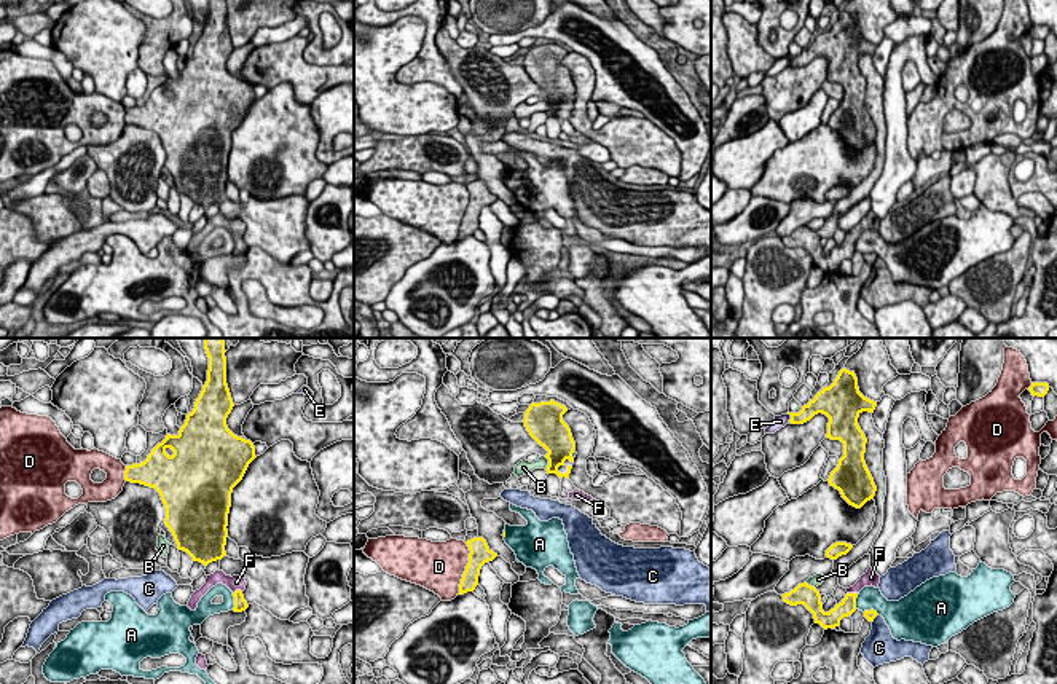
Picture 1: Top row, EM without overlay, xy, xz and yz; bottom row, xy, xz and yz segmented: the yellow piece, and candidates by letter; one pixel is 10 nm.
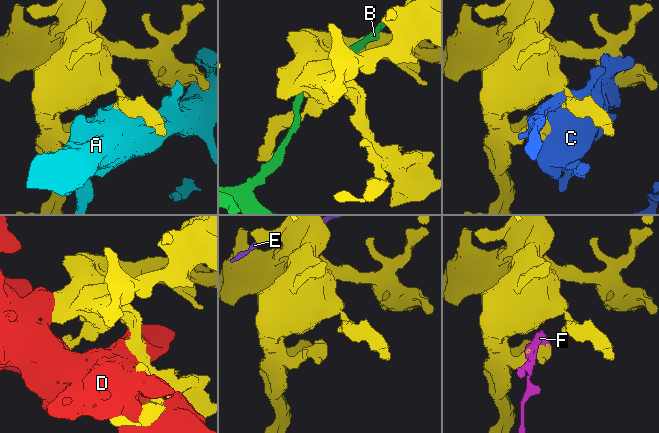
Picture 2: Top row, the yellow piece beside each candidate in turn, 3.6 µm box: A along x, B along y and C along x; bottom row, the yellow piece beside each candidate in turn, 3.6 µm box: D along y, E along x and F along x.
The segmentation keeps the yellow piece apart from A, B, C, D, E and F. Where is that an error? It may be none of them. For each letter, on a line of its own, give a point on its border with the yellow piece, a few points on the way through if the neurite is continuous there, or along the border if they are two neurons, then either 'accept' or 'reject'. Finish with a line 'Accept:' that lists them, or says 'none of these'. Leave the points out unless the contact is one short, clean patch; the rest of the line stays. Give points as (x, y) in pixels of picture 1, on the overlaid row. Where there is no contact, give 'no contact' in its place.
A: xy (235, 601) | reject
B: xz (549, 463) | reject
C: yz (874, 617) | reject
D: xz (466, 568) | reject
E: yz (791, 418) | reject
F: yz (852, 593) | accept
Accept: F

